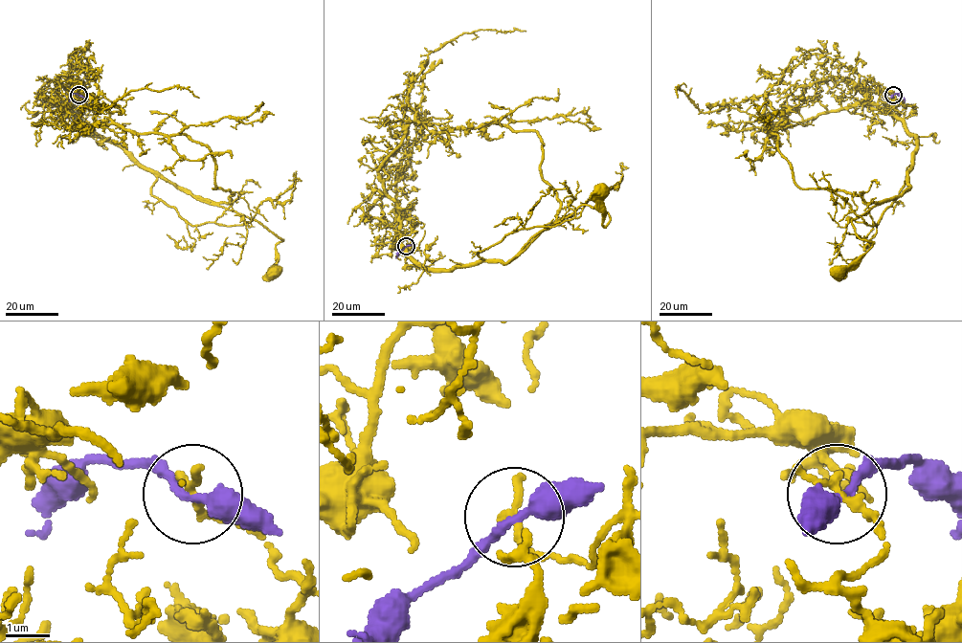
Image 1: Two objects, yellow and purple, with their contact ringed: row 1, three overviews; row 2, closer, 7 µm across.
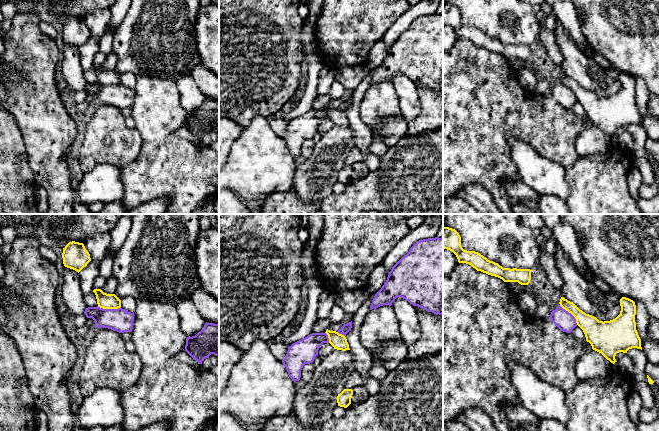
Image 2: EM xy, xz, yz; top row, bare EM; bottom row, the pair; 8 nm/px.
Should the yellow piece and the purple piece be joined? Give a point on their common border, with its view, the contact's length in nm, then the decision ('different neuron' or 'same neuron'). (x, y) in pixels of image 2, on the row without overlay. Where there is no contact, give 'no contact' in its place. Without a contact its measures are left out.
xy (109, 84) | 190 nm | different neuron

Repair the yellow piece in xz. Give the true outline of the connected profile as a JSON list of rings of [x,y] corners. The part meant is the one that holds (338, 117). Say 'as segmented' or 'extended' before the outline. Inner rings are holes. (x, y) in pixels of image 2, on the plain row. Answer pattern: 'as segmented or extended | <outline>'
as segmented | [[[328,105],[325,109],[328,111],[329,119],[334,123],[334,125],[342,127],[350,126],[349,120],[344,111],[339,110],[336,107],[330,107]]]

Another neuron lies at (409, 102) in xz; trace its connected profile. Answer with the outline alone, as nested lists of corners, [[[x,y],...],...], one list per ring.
[[[397,73],[391,83],[399,98],[401,115],[408,122],[414,120],[421,111],[419,93],[415,83],[401,73]]]

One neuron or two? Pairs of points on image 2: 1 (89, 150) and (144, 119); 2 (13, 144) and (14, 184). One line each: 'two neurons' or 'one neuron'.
1: two neurons
2: one neuron

